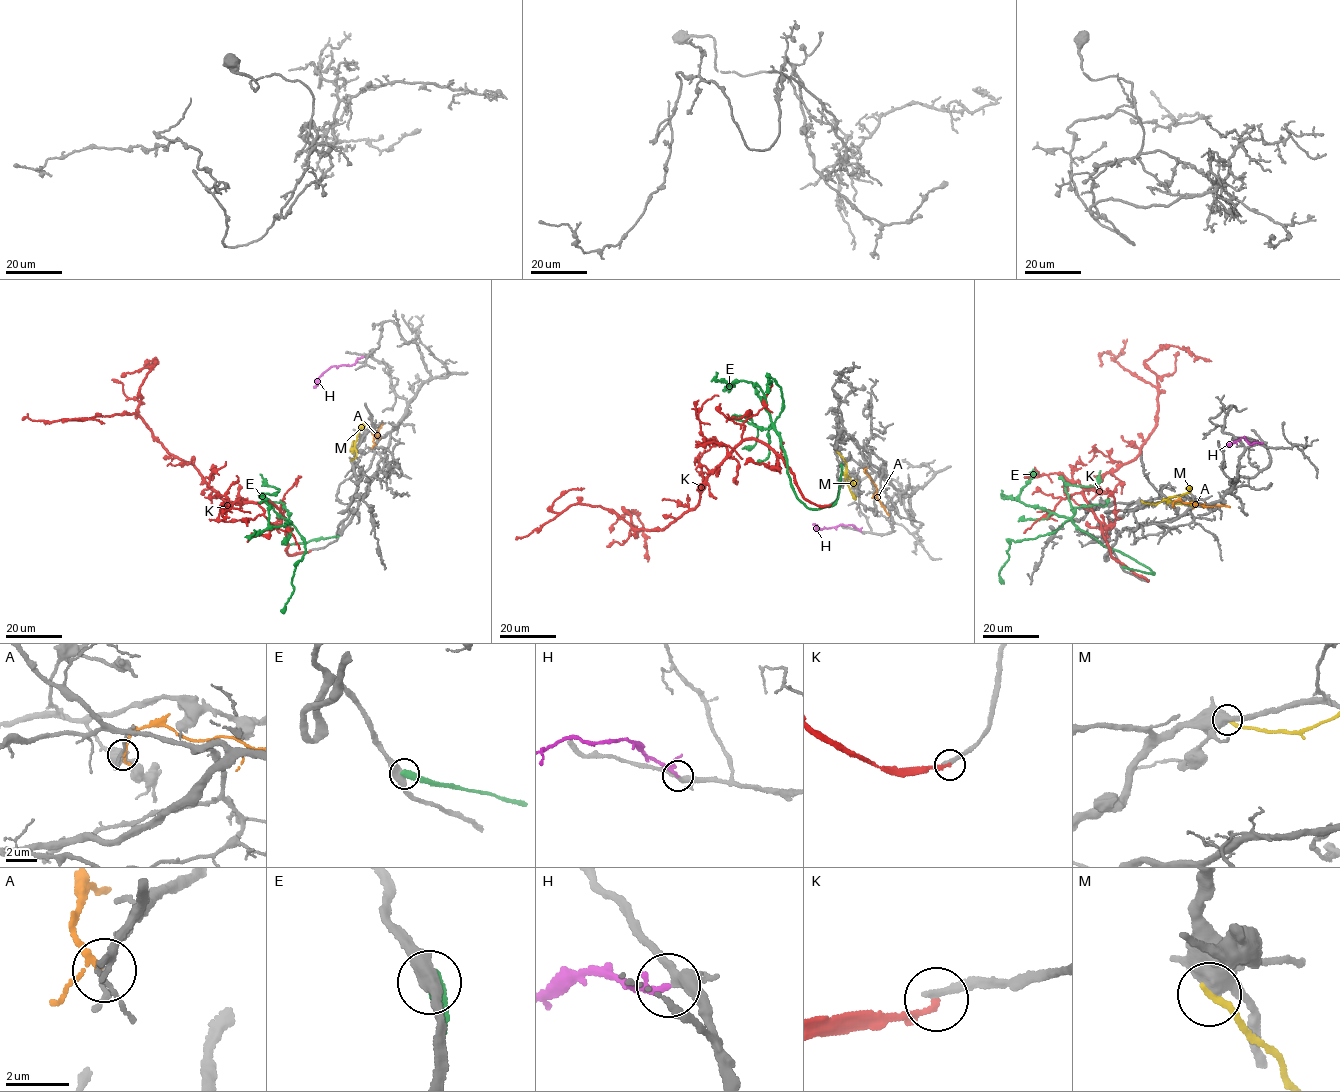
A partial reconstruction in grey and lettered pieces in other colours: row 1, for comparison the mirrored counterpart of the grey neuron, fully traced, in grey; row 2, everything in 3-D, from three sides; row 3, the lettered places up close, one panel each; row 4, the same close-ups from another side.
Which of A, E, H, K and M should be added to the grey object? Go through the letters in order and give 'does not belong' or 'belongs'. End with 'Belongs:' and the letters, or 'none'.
A: does not belong
E: does not belong
H: belongs
K: does not belong
M: does not belong
Belongs: H

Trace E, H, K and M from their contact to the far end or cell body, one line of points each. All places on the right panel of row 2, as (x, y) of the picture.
E: (1123, 567), (1154, 573), (1068, 519), (1034, 538), (1010, 540), (1009, 558), (999, 575), (1003, 583)
H: (1263, 443), (1250, 444), (1244, 436), (1227, 444)
K: (1148, 580), (1112, 556), (1102, 524), (1081, 491), (1135, 460), (1156, 423), (1155, 387), (1113, 359), (1123, 342)
M: (1142, 502), (1154, 504), (1185, 494), (1190, 485)

